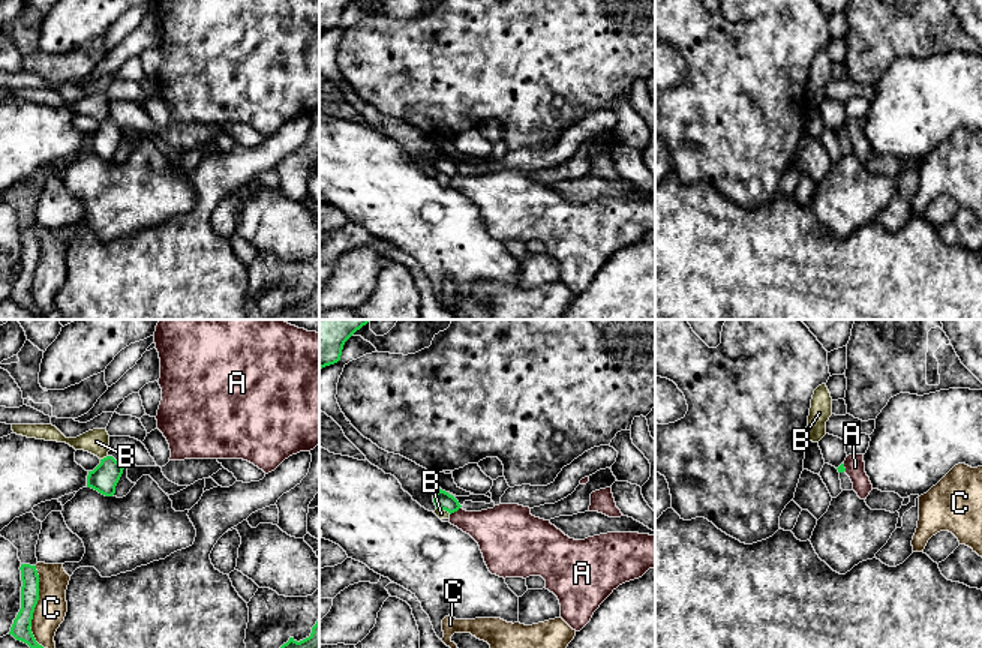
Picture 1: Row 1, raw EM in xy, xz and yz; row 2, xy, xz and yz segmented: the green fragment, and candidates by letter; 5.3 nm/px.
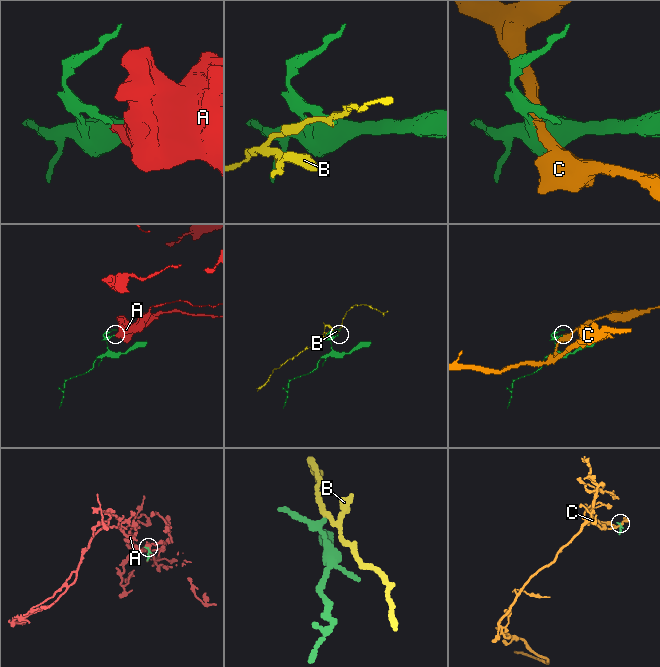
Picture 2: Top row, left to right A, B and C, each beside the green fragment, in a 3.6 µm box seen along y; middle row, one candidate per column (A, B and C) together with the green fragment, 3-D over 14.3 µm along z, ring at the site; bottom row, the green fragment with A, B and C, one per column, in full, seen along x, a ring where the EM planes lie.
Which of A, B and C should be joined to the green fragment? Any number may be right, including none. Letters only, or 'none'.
none

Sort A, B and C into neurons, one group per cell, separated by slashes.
A / B / C

